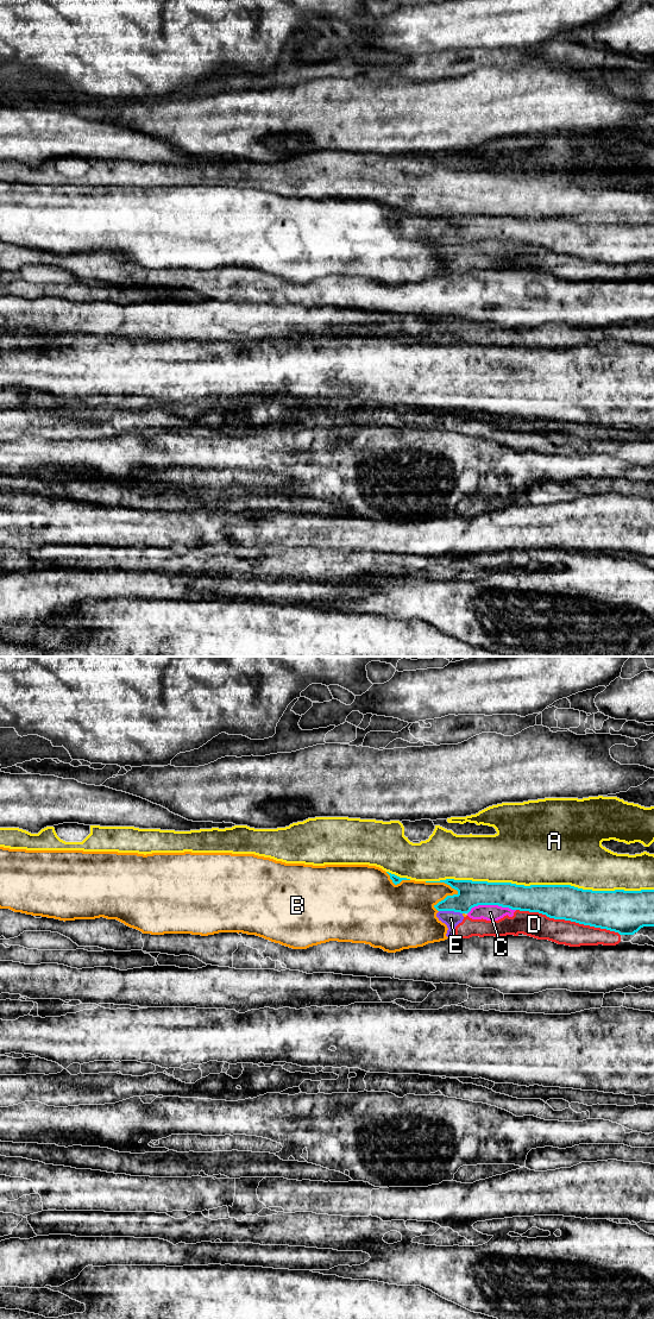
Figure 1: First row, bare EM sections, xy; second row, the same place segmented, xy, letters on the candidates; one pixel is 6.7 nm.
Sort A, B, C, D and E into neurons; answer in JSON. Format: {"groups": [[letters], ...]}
{"groups": [["A"], ["B"], ["C"], ["D", "E"]]}

